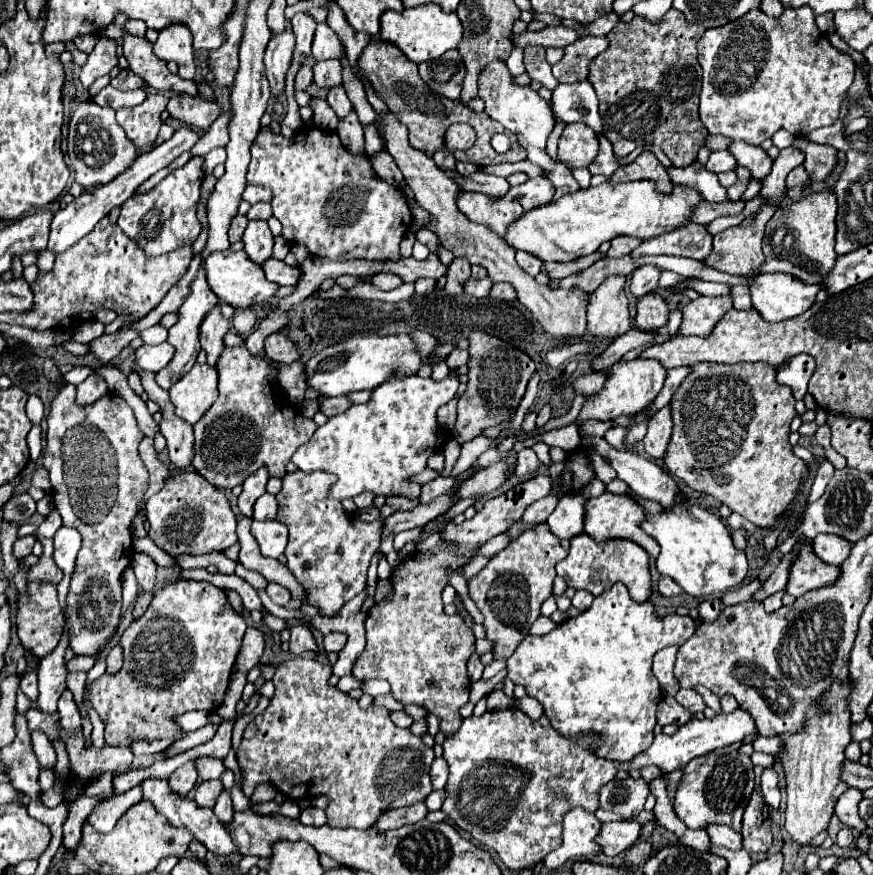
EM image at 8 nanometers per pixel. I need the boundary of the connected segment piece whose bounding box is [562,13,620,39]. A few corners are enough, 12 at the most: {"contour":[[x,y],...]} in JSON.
{"contour":[[614,13],[588,25],[574,19],[562,19],[564,27],[572,27],[578,39],[588,35],[608,35],[620,19]]}

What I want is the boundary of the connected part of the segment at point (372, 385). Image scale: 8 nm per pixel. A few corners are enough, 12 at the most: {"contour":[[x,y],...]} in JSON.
{"contour":[[410,335],[352,337],[312,357],[306,381],[338,397],[418,373]]}

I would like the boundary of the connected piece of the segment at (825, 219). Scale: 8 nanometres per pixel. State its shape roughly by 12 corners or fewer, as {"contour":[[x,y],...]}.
{"contour":[[836,195],[776,209],[760,273],[822,283],[836,261]]}

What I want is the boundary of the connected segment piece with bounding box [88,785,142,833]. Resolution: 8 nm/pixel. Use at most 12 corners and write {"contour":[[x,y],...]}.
{"contour":[[136,785],[98,803],[88,823],[110,833],[118,819],[140,799]]}

